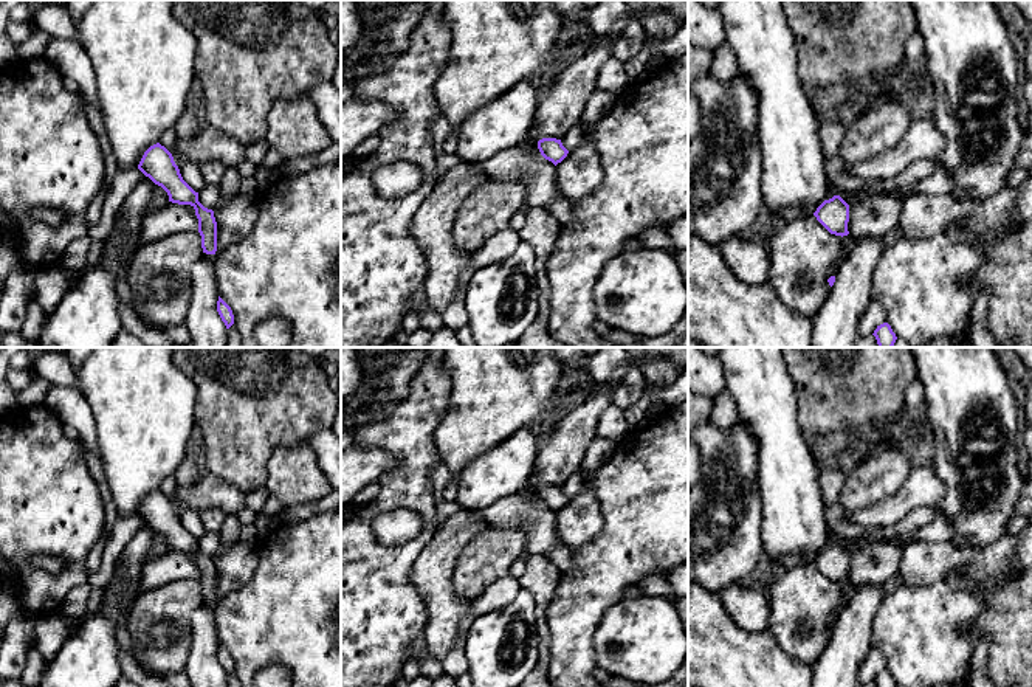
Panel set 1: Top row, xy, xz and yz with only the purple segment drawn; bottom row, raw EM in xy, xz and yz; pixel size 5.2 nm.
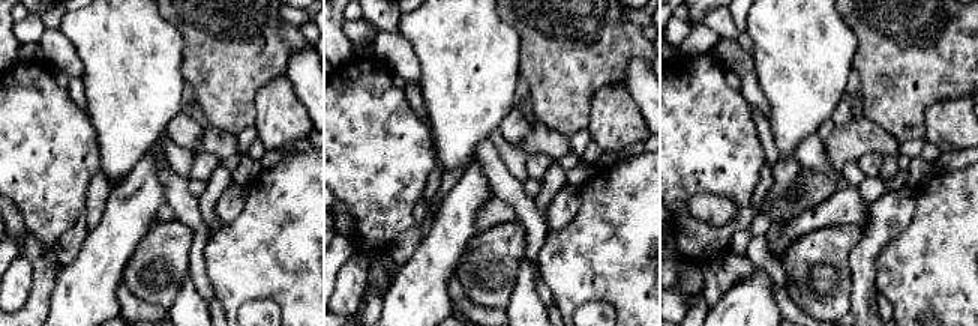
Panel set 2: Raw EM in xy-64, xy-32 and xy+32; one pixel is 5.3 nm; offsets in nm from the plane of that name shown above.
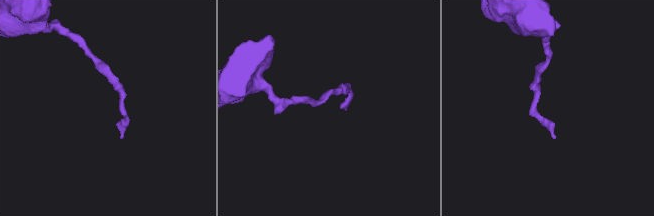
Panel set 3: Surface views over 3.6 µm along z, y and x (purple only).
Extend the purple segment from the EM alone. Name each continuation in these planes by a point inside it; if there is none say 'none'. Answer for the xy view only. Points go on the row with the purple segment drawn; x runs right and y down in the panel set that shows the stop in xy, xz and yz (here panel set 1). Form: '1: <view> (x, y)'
none

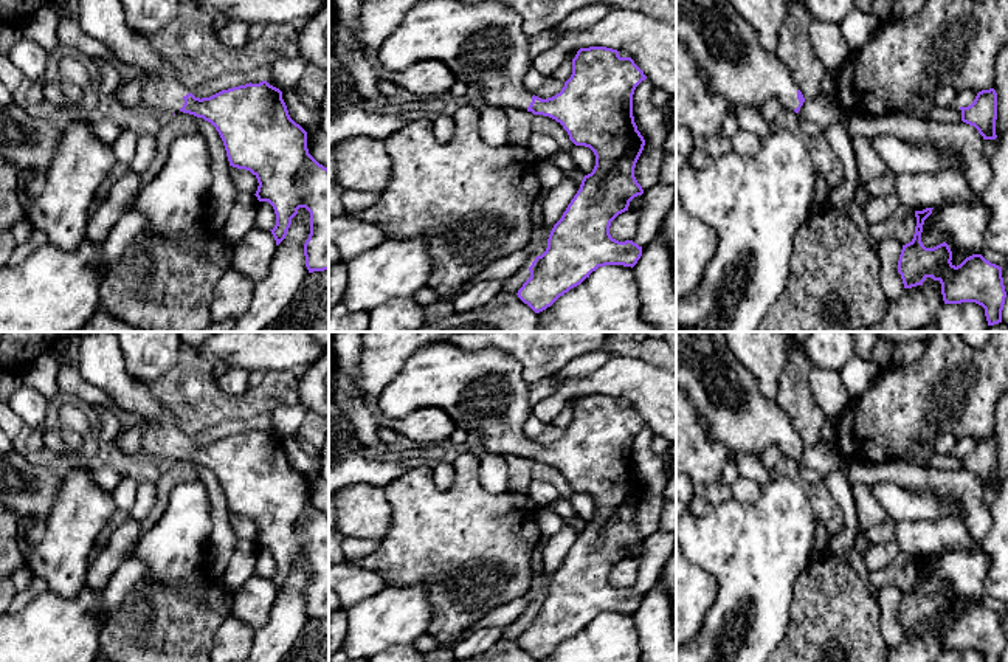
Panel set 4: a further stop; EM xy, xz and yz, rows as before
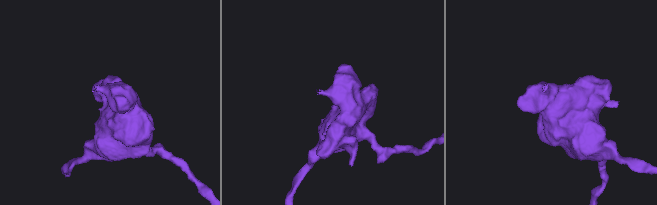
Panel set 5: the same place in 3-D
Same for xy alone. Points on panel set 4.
1: xy (104, 20)

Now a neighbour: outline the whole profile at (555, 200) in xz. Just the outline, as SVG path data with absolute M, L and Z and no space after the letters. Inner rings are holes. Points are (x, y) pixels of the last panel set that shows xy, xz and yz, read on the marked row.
M575 169L574 174L568 174L568 177L555 188L546 191L543 197L543 219L546 225L546 239L538 247L537 256L541 256L547 248L547 239L554 228L554 225L561 219L568 205L580 189L583 175Z

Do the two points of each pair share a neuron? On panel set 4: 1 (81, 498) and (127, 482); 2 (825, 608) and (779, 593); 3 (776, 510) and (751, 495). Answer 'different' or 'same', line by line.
1: different
2: different
3: different

